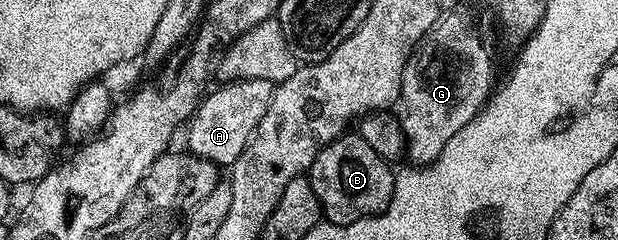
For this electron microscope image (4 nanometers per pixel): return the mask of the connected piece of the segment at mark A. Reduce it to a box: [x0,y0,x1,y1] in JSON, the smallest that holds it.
[187,78,274,168]

